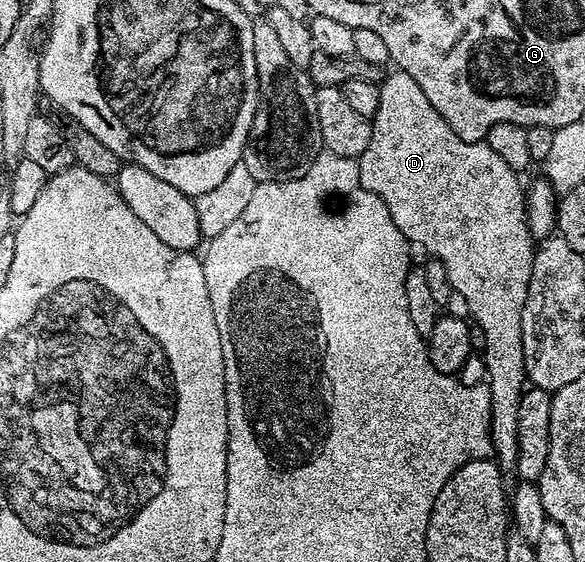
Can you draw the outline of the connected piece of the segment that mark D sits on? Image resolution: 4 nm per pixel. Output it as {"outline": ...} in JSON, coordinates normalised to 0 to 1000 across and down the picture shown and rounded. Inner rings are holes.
{"outline":[[[674,125],[670,130],[660,132],[656,144],[648,153],[651,157],[648,194],[634,214],[638,222],[634,251],[627,258],[627,265],[621,265],[615,283],[610,285],[614,322],[621,329],[621,336],[641,343],[641,351],[648,351],[655,358],[655,365],[662,365],[662,379],[668,379],[668,393],[675,393],[675,400],[682,400],[682,415],[689,415],[689,422],[699,427],[701,434],[713,438],[715,432],[730,452],[740,454],[733,457],[757,472],[761,491],[768,495],[768,505],[776,518],[783,518],[786,527],[793,527],[798,534],[807,573],[826,584],[826,593],[832,600],[826,637],[836,665],[832,687],[839,706],[839,749],[832,756],[832,765],[843,785],[843,810],[850,829],[863,842],[882,840],[884,801],[887,799],[887,714],[892,696],[899,694],[901,689],[897,644],[894,642],[894,543],[901,536],[901,514],[908,507],[908,479],[911,477],[915,445],[915,427],[901,400],[897,333],[884,320],[889,319],[885,306],[877,304],[874,294],[867,294],[856,285],[827,251],[800,254],[783,244],[771,230],[771,222],[764,222],[764,215],[757,215],[757,208],[750,208],[750,201],[737,187],[737,180],[730,180],[723,158],[716,158],[716,151],[709,151],[708,141],[697,130]]]}

